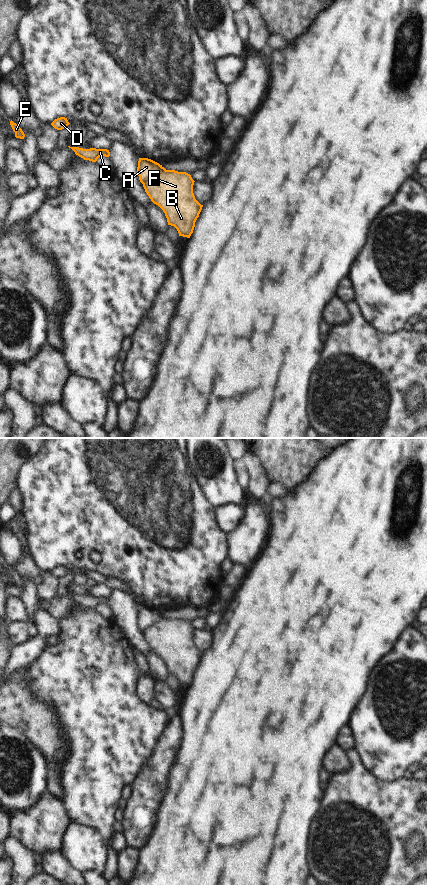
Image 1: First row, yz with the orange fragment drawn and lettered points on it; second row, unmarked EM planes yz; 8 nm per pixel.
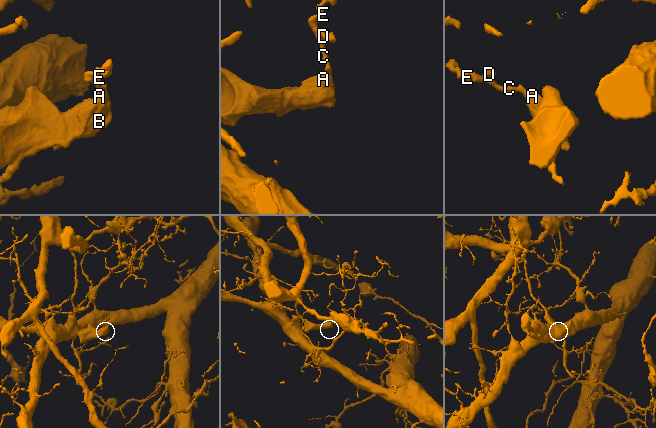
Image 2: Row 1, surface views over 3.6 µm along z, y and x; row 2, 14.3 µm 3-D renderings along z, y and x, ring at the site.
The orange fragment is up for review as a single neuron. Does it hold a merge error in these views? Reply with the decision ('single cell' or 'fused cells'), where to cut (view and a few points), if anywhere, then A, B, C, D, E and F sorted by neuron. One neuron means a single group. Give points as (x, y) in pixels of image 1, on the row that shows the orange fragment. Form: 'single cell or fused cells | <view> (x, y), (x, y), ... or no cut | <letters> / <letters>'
fused cells | yz (163, 167), (143, 184) | A C D E / B F

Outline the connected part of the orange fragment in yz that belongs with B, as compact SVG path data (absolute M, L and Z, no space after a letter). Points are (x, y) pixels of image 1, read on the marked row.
M161 171L143 184L151 201L158 205L179 236L190 238L203 205L194 196L194 180L186 172Z

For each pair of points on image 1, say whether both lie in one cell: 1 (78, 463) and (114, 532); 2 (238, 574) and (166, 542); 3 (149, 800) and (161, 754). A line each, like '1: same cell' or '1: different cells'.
1: same cell
2: different cells
3: same cell

